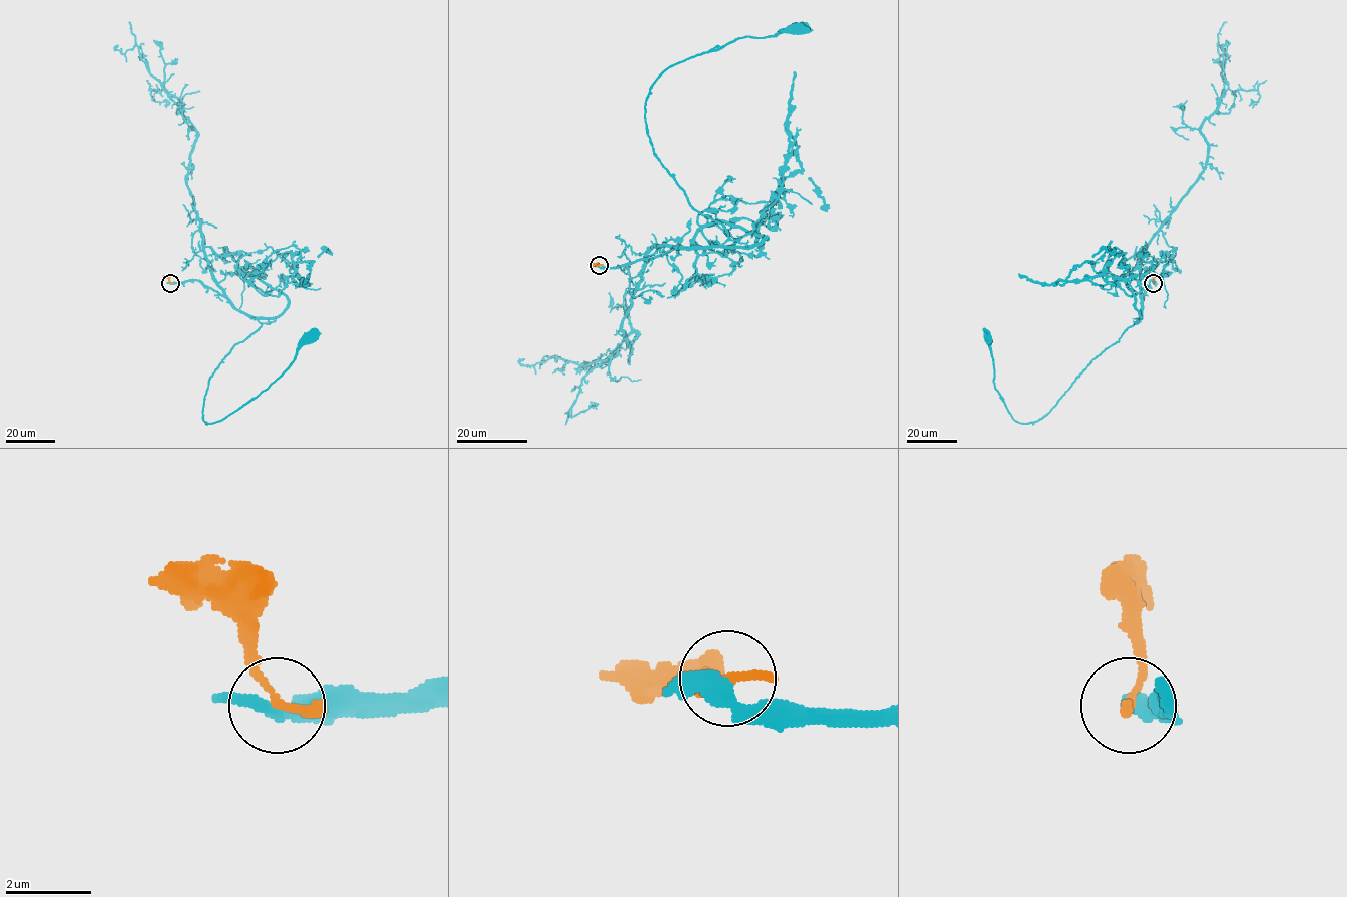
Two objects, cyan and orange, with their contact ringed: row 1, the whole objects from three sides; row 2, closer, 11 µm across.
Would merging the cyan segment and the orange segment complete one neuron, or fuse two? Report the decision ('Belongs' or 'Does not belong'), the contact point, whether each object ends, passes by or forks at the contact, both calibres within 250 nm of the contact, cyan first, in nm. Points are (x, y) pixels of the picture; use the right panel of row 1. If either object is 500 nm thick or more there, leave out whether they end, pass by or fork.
Does not belong. Place: (1153, 283). At the ring cyan passes by. At the ring orange ends. Thickness 320 nm (cyan) against 240 nm

